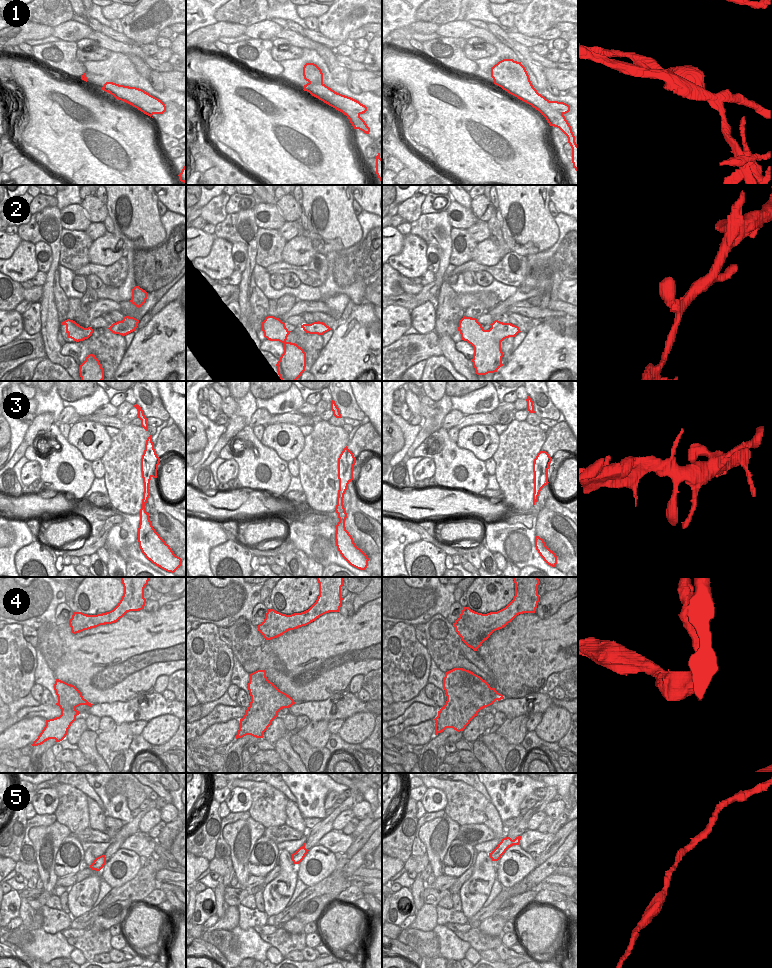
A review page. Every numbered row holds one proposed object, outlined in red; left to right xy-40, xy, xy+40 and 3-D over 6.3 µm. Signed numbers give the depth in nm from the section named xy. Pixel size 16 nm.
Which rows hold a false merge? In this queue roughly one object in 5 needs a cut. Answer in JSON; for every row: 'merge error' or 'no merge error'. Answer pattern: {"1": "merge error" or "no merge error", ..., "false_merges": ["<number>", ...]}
{"1": "merge error", "2": "no merge error", "3": "no merge error", "4": "no merge error", "5": "no merge error", "false_merges": ["1"]}

